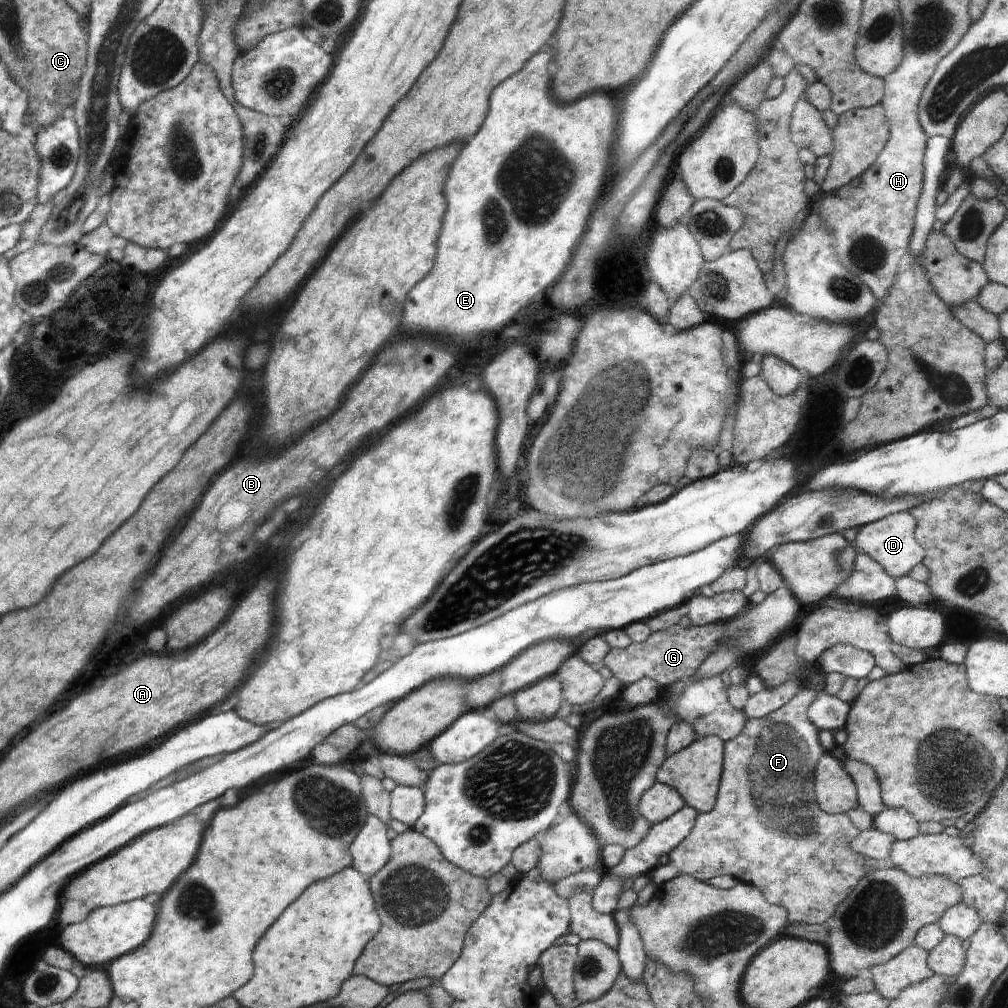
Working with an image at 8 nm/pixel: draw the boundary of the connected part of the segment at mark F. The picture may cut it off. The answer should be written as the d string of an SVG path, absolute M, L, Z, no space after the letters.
M802 688L780 708L774 712L770 712L768 716L754 719L747 718L745 730L737 736L736 739L730 739L725 744L725 772L721 776L720 790L717 792L716 806L710 812L700 812L696 815L694 821L694 828L684 837L680 844L668 855L669 862L664 865L658 865L652 870L650 876L653 883L659 887L661 884L672 880L678 875L690 875L696 880L706 882L710 878L722 874L728 874L732 878L736 878L739 882L746 882L752 884L756 888L760 888L762 892L766 892L766 900L770 900L770 904L782 904L784 908L790 908L790 924L824 924L826 920L829 921L837 914L838 907L846 900L846 896L850 896L850 892L857 887L857 884L874 872L873 866L867 866L866 856L858 854L850 844L853 843L854 838L860 834L857 825L850 820L849 816L845 813L826 814L822 812L822 808L817 804L817 796L814 792L814 783L816 782L816 770L818 760L822 758L822 746L818 742L818 730L816 725L809 719L807 713L809 712L810 704L814 703L818 696L817 691L809 688Z

